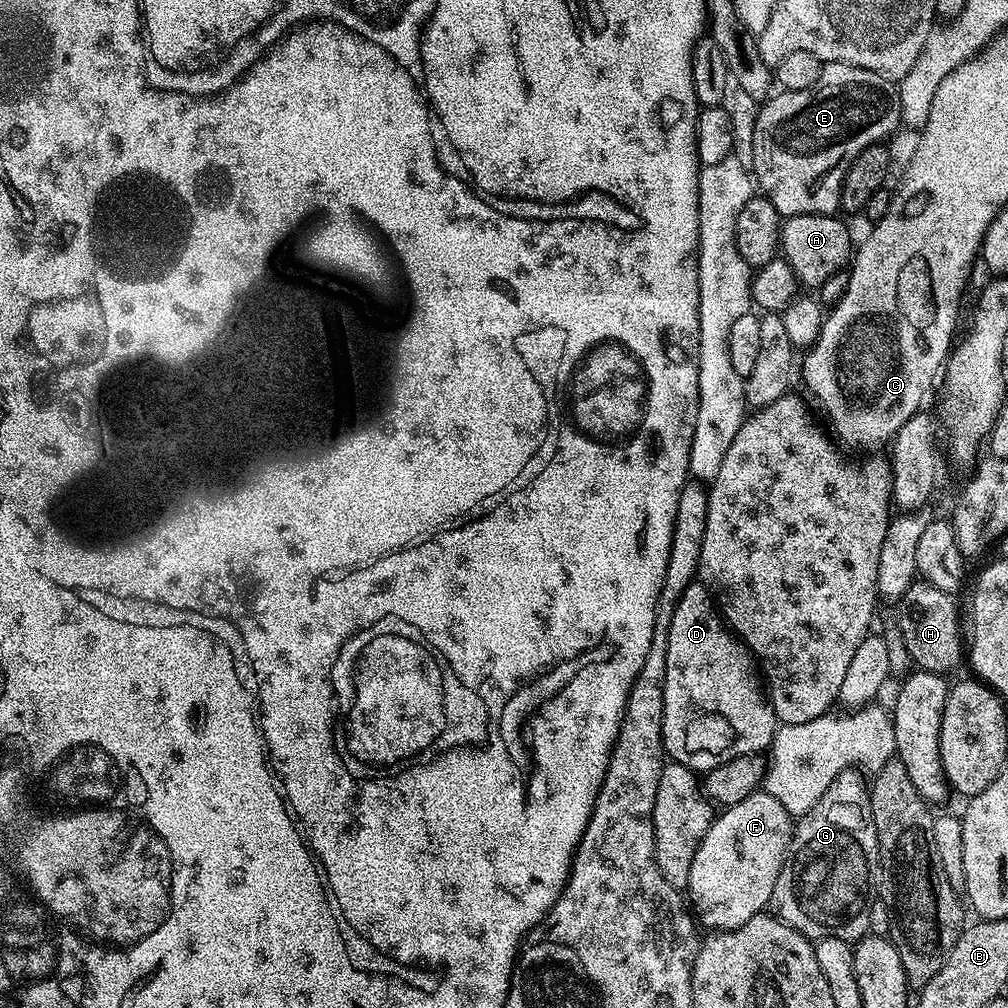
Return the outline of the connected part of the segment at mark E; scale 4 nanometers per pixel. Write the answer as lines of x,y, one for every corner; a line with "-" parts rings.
824,64
818,74
818,82
806,90
794,90
793,92
777,91
771,98
759,105
760,113
752,124
752,162
750,172
758,185
759,191
778,210
781,217
801,216
802,214
818,214
819,216
831,216
840,208
840,187
844,176
848,173
848,167
854,162
854,158
862,150
866,150
872,144
887,141
887,136
895,128
901,127
900,122
900,93
893,81
887,80
882,74
874,74
874,70
862,70
858,66
849,64

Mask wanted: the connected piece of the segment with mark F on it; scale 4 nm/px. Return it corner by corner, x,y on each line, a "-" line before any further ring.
763,790
751,792
742,802
723,809
713,819
694,854
694,862
690,862
690,878
686,889
691,911
703,927
705,924
712,932
732,932
769,907
774,894
774,882
778,882
784,856
788,853
788,843
792,840
793,827
794,817
788,813
786,806

